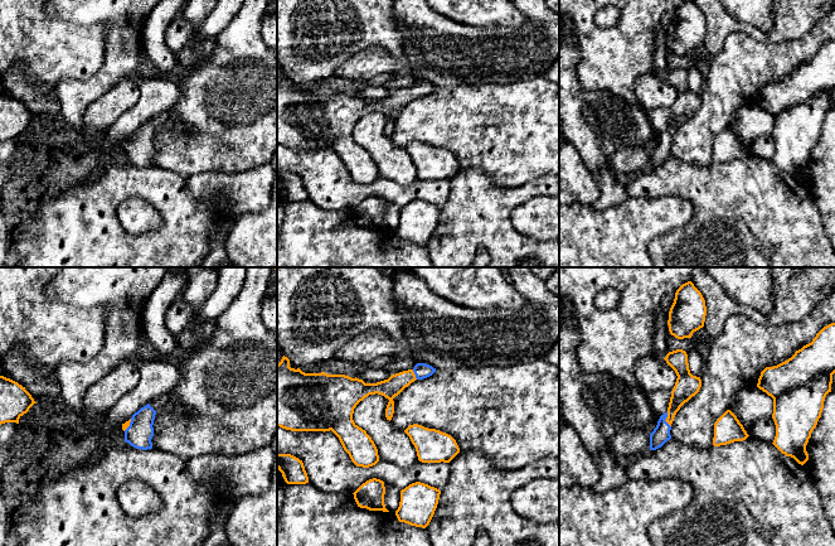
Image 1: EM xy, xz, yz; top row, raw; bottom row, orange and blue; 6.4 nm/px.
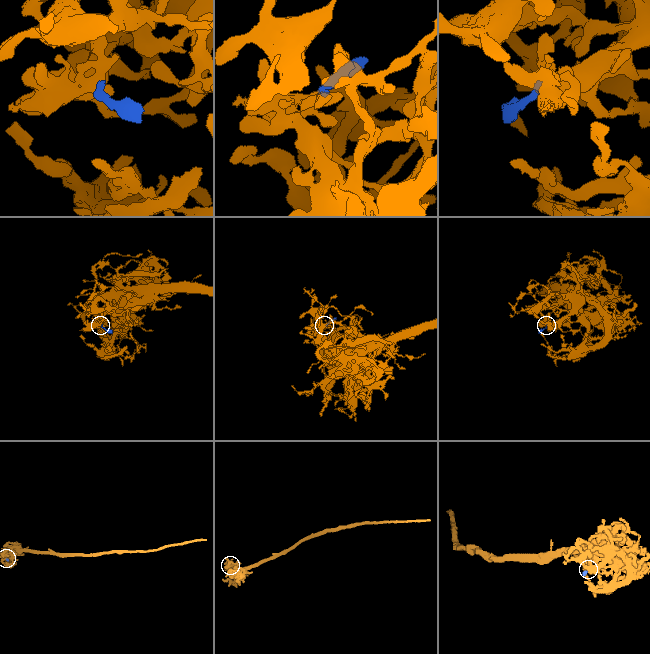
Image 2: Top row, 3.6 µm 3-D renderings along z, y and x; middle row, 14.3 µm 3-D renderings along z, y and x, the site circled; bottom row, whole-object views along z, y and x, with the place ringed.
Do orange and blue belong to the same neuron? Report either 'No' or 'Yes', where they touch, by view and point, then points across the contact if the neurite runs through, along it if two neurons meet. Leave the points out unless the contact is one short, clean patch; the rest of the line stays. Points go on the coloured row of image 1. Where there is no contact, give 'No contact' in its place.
Yes. Touches orange at yz (666, 419). Path across: yz (687, 386), (666, 419), (660, 435)

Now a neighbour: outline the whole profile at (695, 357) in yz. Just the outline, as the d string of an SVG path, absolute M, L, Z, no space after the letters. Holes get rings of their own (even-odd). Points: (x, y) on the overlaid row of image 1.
M693 344L691 348L686 351L686 354L690 373L693 376L700 377L705 367L704 351L699 349L695 344Z

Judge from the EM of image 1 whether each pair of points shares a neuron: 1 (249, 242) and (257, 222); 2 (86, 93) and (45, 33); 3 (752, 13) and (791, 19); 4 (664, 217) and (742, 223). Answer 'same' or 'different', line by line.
1: same
2: different
3: different
4: different

